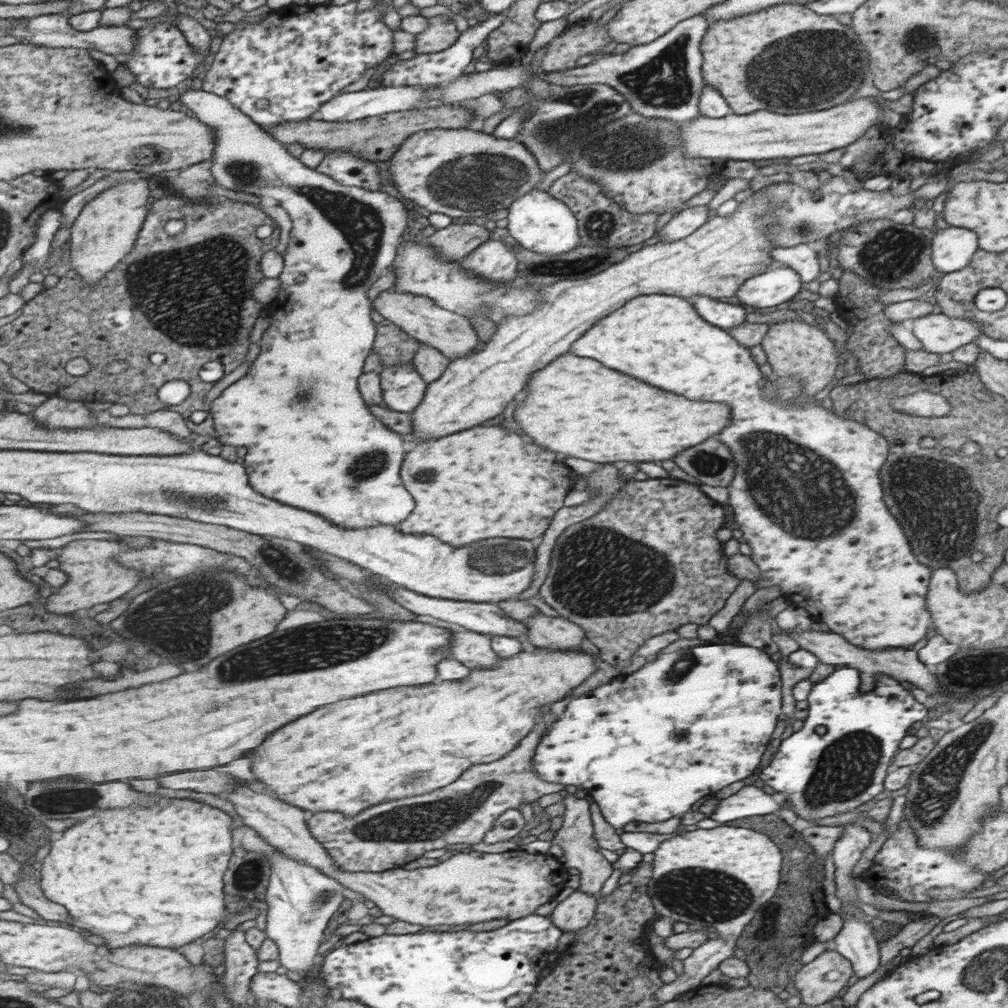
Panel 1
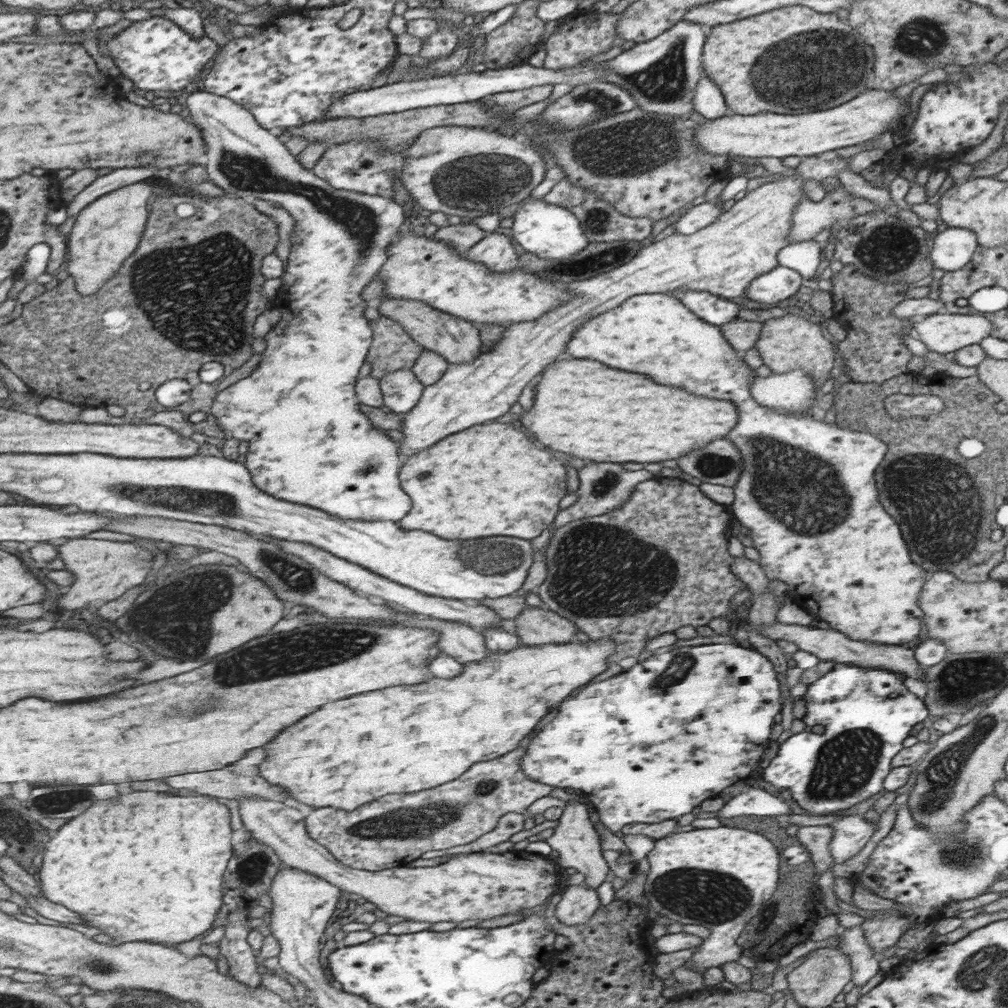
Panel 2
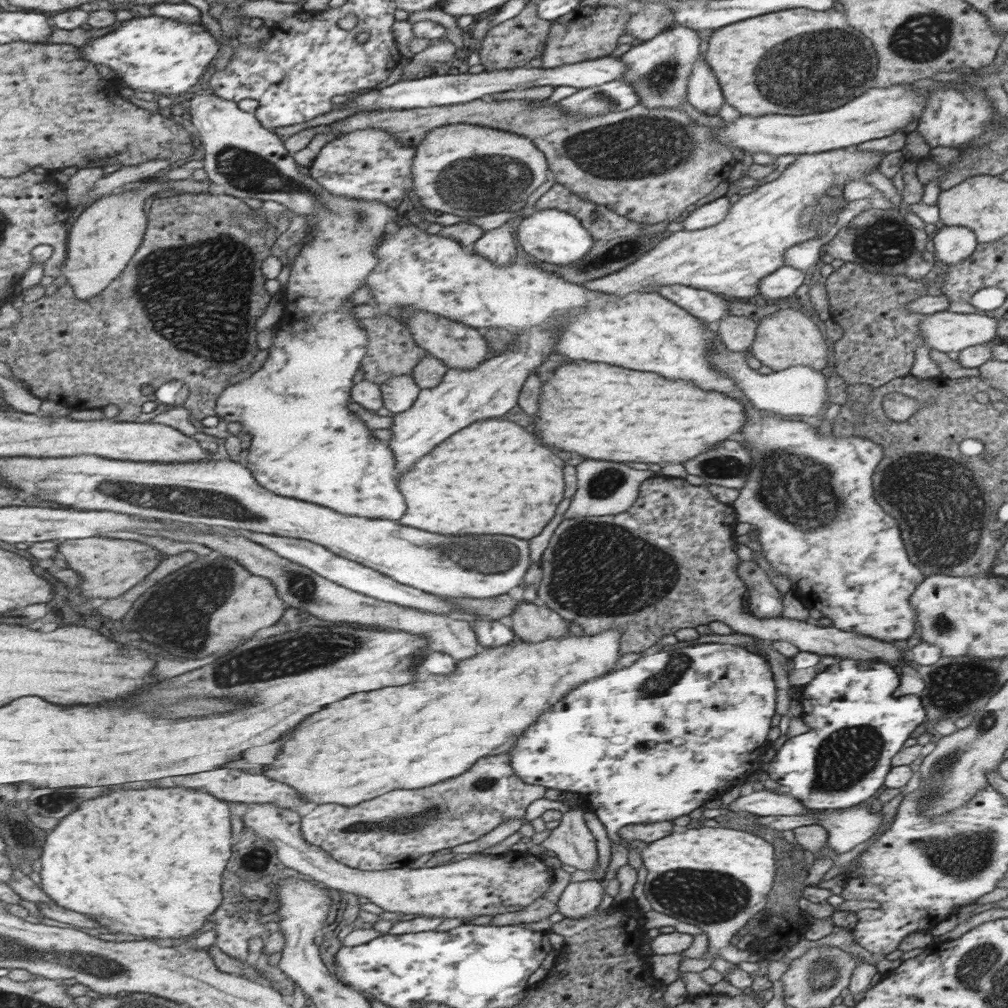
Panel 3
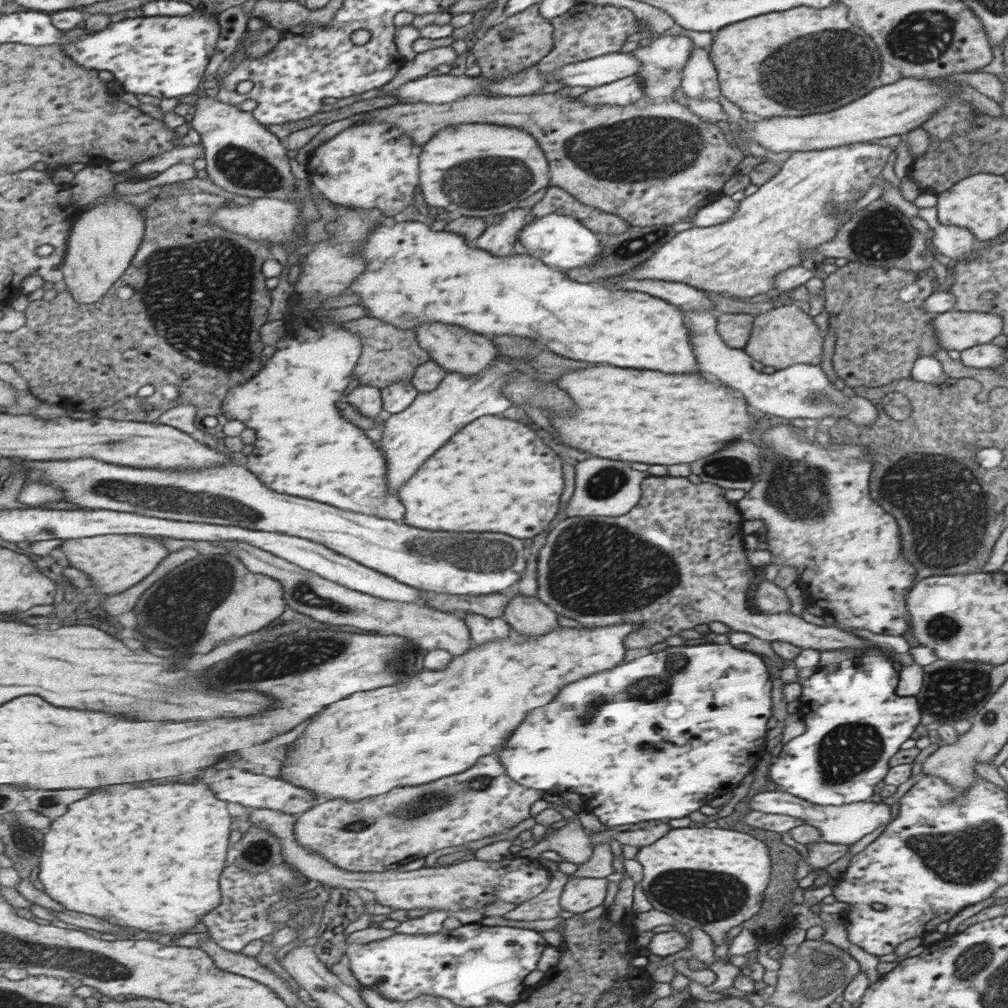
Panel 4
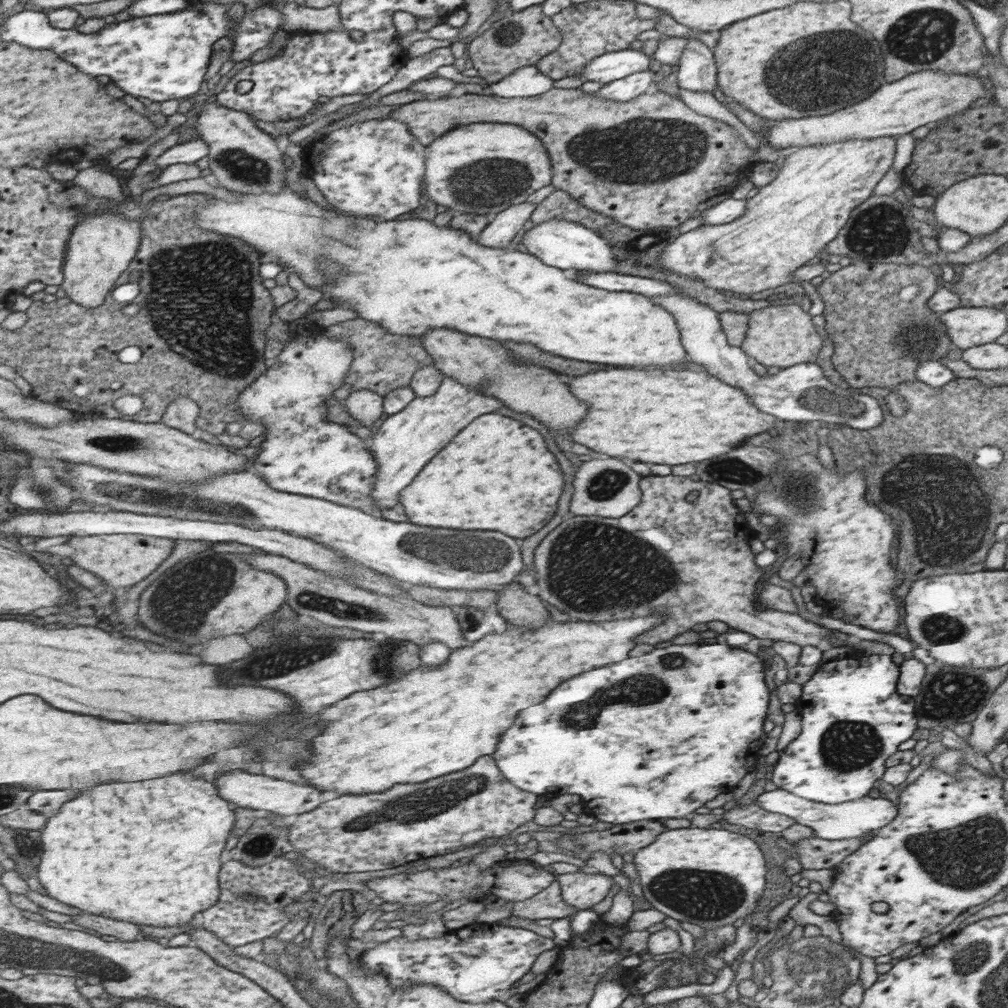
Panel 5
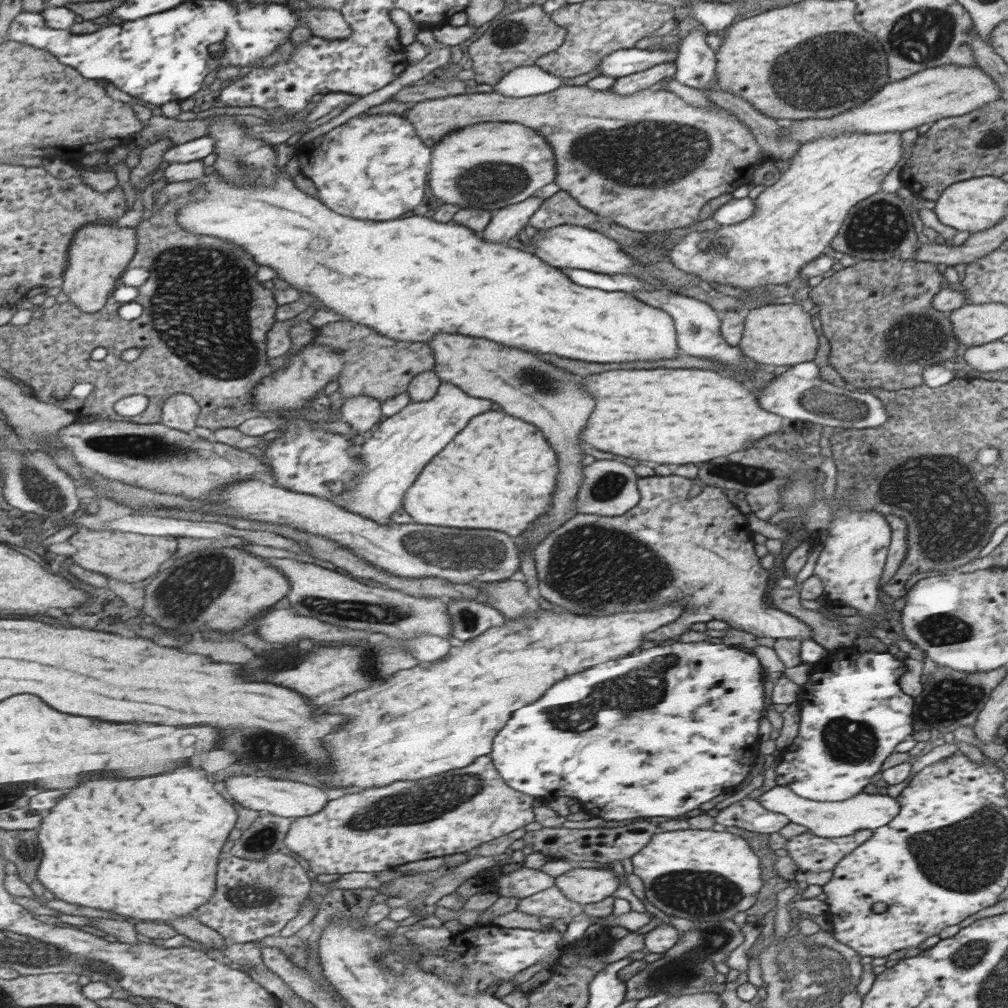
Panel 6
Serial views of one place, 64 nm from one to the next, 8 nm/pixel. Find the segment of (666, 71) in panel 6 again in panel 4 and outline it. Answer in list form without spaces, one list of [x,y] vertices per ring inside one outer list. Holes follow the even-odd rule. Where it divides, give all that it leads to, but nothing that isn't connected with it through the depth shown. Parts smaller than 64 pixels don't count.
[[[633,74],[599,87],[591,87],[576,96],[576,100],[584,101],[585,104],[592,106],[597,104],[628,105],[642,95],[642,82],[636,74]]]

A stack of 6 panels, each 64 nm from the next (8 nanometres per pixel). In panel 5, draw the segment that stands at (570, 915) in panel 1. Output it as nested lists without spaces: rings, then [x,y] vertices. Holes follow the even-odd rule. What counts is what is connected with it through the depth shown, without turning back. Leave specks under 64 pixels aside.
[[[575,873],[555,875],[560,889],[561,899],[565,905],[577,910],[589,909],[601,902],[612,885],[615,884],[609,876]]]

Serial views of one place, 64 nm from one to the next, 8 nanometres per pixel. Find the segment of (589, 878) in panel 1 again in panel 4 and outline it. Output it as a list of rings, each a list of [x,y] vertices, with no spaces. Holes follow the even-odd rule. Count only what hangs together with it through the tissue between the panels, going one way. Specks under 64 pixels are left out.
[[[576,813],[574,817],[566,819],[564,826],[559,827],[532,847],[521,849],[517,855],[535,859],[541,852],[553,850],[559,856],[559,860],[580,865],[587,862],[591,856],[589,839],[590,833],[581,828]]]

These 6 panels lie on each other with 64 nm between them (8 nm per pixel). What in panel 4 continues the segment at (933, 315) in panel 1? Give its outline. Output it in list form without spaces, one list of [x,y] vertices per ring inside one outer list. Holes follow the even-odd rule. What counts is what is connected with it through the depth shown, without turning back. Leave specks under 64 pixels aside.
[[[951,310],[936,314],[932,329],[940,348],[963,351],[1002,334],[1003,319],[997,313]]]

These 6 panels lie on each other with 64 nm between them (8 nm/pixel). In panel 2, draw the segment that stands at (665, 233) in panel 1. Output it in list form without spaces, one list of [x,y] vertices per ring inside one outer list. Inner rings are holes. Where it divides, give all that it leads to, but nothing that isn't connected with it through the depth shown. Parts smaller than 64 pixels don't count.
[[[705,201],[699,205],[693,205],[692,208],[689,208],[689,210],[680,217],[669,221],[673,224],[674,233],[690,235],[707,225],[711,225],[722,213],[722,203],[723,202]]]

